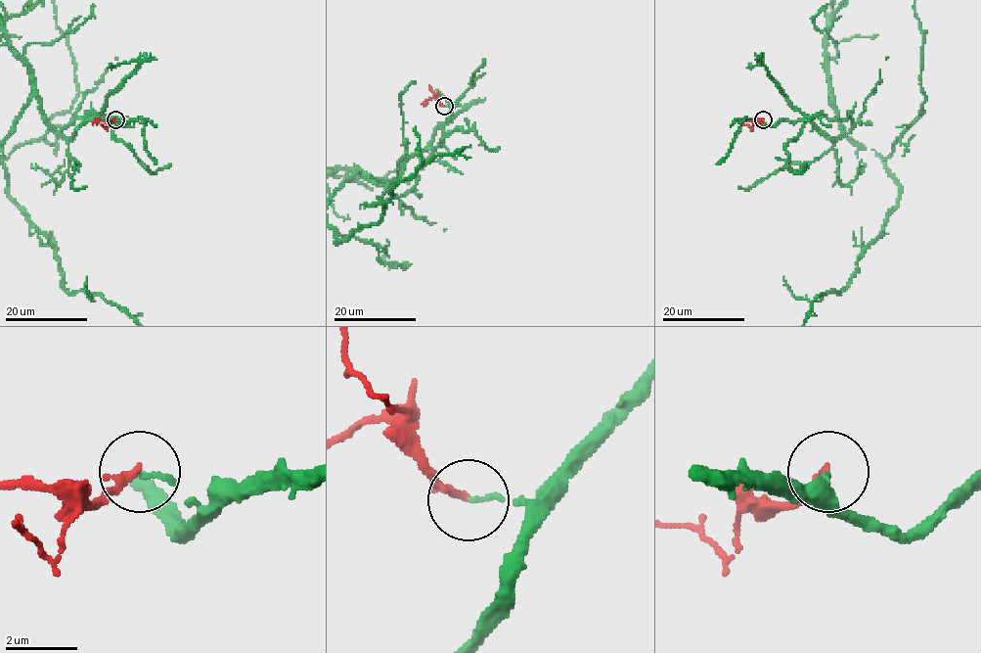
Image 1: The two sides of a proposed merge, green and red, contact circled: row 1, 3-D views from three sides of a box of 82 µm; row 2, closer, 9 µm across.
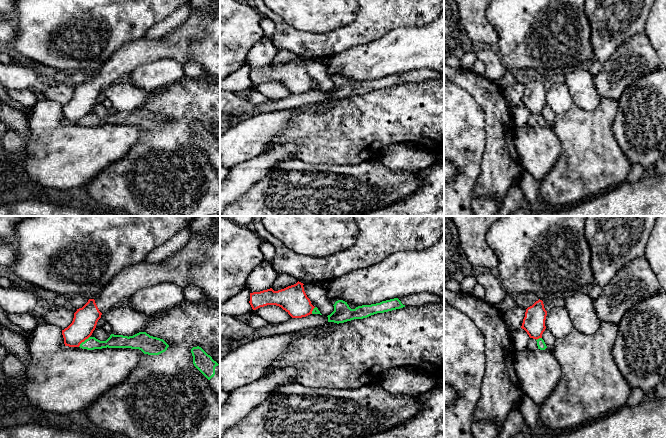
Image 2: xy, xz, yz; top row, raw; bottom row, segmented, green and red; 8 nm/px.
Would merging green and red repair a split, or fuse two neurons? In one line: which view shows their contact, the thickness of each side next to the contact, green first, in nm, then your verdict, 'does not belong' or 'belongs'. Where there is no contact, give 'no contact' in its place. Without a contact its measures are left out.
meets green in xy; 110 nm thick on the green side, 190 nm on the other; does not belong

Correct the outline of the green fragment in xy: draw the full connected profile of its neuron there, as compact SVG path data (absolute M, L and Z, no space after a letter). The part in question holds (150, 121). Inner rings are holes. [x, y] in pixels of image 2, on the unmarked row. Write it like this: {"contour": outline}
{"contour": "M139 108L133 112L111 110L106 117L89 113L79 122L82 125L94 126L102 124L131 124L139 125L144 130L159 131L167 126L169 121L160 114L150 112L146 108Z"}

